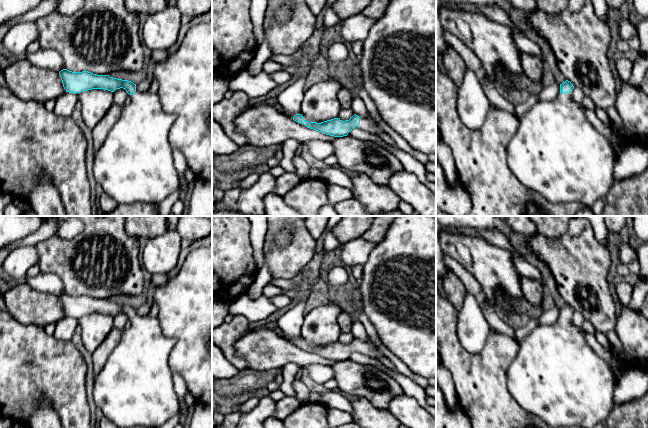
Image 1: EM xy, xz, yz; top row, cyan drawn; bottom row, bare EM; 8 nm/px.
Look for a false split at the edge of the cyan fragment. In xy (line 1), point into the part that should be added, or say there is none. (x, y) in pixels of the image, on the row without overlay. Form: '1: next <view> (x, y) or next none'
1: next xy (134, 388)

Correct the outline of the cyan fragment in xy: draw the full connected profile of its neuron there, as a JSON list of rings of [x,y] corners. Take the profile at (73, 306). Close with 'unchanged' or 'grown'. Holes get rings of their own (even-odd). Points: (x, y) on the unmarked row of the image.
[[[63,293],[59,299],[64,313],[69,317],[76,318],[92,313],[114,316],[123,312],[130,319],[131,325],[124,329],[120,342],[94,377],[93,398],[104,417],[117,428],[159,428],[170,418],[179,415],[180,405],[168,365],[174,341],[163,335],[156,317],[137,316],[136,308],[131,305],[88,295],[72,296]]]; grown

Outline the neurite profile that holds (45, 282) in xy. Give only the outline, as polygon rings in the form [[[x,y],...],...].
[[[39,273],[34,277],[26,277],[24,280],[35,290],[50,293],[59,297],[65,293],[64,284],[59,277],[51,273]]]

